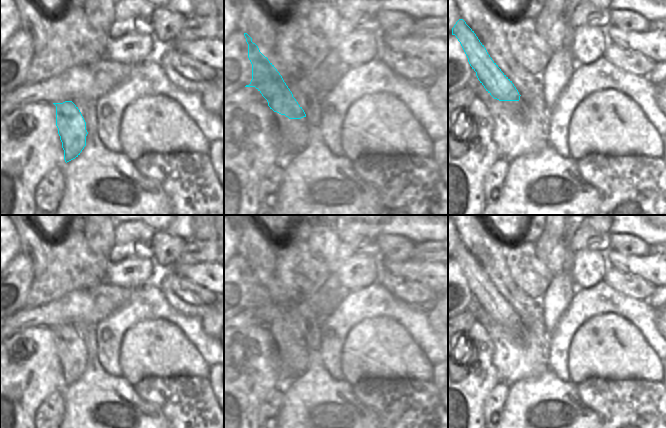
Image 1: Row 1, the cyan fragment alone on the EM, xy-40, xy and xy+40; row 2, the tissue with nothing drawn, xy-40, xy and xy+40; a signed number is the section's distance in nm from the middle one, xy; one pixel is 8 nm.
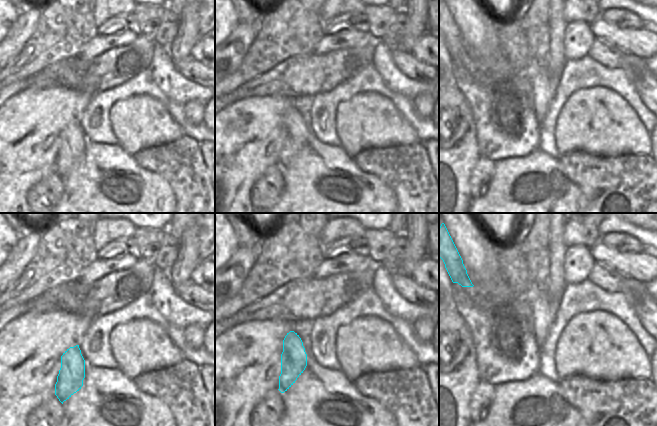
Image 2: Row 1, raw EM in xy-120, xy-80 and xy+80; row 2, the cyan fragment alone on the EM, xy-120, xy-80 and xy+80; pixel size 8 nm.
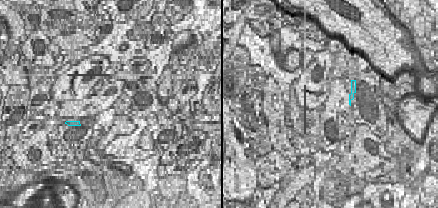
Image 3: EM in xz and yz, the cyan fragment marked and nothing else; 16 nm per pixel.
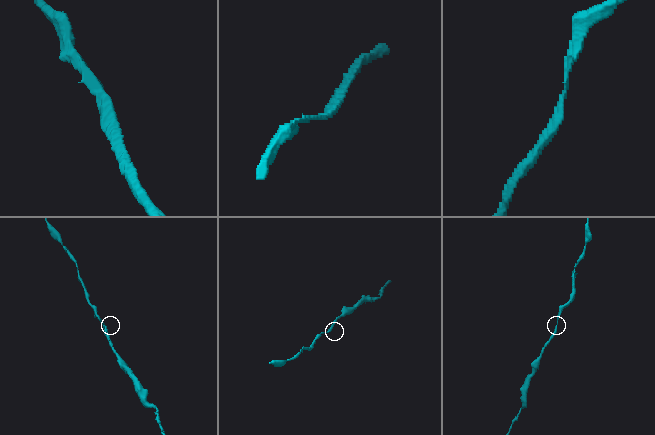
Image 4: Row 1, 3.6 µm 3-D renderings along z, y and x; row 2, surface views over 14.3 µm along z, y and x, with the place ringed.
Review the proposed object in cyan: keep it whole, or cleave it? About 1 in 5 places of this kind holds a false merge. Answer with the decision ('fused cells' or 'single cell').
single cell

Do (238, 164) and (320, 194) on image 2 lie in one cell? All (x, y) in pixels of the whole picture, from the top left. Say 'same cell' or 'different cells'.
different cells

